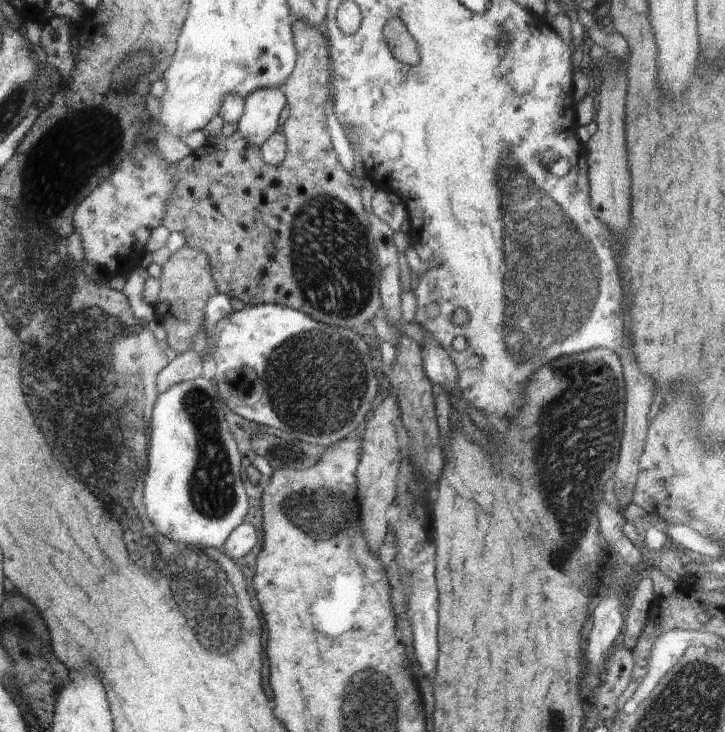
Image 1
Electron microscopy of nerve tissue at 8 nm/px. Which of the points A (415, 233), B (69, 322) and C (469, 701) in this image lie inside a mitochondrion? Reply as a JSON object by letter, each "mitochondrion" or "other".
{"A":"other","B":"mitochondrion","C":"other"}

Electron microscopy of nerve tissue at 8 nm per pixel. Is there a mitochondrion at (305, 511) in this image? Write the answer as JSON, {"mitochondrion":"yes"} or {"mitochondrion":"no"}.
{"mitochondrion":"yes"}

